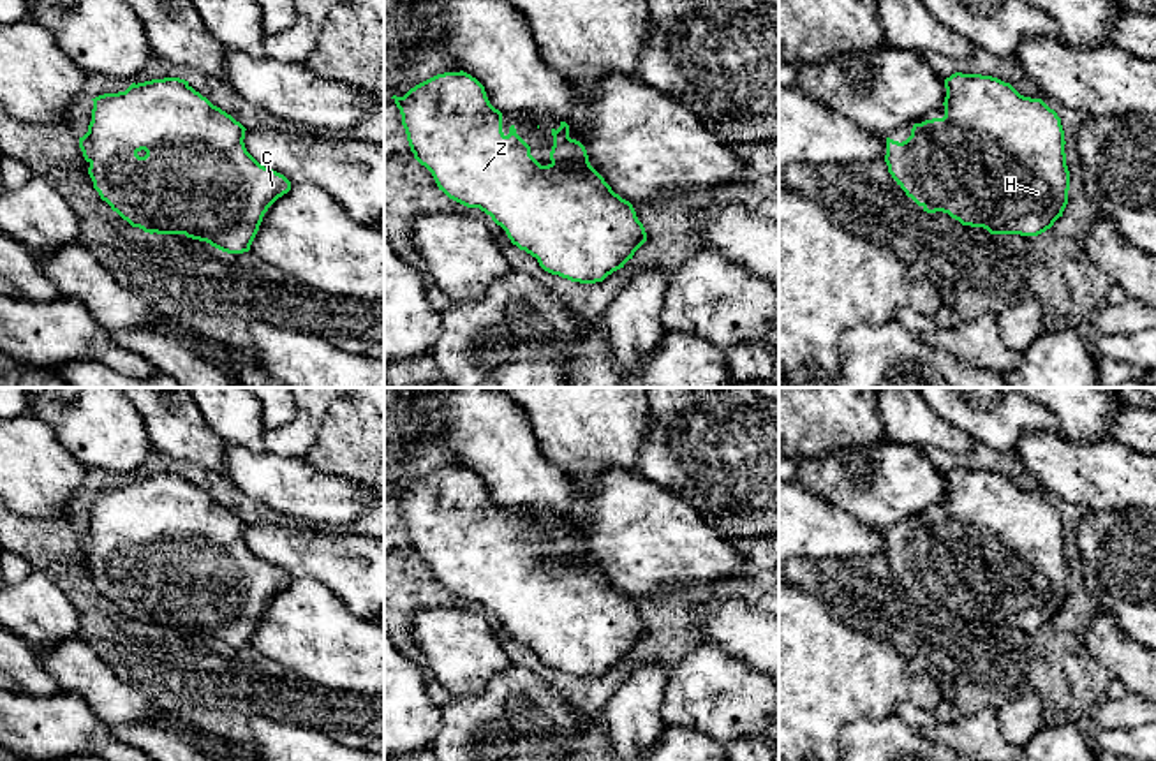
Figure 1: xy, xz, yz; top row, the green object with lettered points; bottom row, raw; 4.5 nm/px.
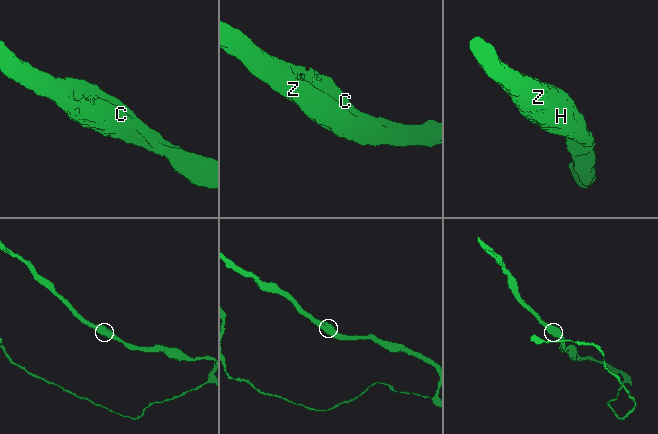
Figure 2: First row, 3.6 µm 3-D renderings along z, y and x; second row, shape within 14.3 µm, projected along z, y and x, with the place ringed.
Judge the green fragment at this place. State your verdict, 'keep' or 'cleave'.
keep

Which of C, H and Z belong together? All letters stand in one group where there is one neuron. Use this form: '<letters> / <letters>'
C H Z

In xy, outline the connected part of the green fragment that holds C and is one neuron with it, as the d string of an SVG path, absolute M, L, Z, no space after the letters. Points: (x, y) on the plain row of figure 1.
M180 472L132 477L125 486L93 495L79 543L100 594L132 622L185 629L227 648L243 648L268 602L291 576L261 560L245 543L245 521Z

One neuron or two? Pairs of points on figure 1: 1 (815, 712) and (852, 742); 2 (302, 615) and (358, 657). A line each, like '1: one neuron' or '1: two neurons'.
1: two neurons
2: one neuron

